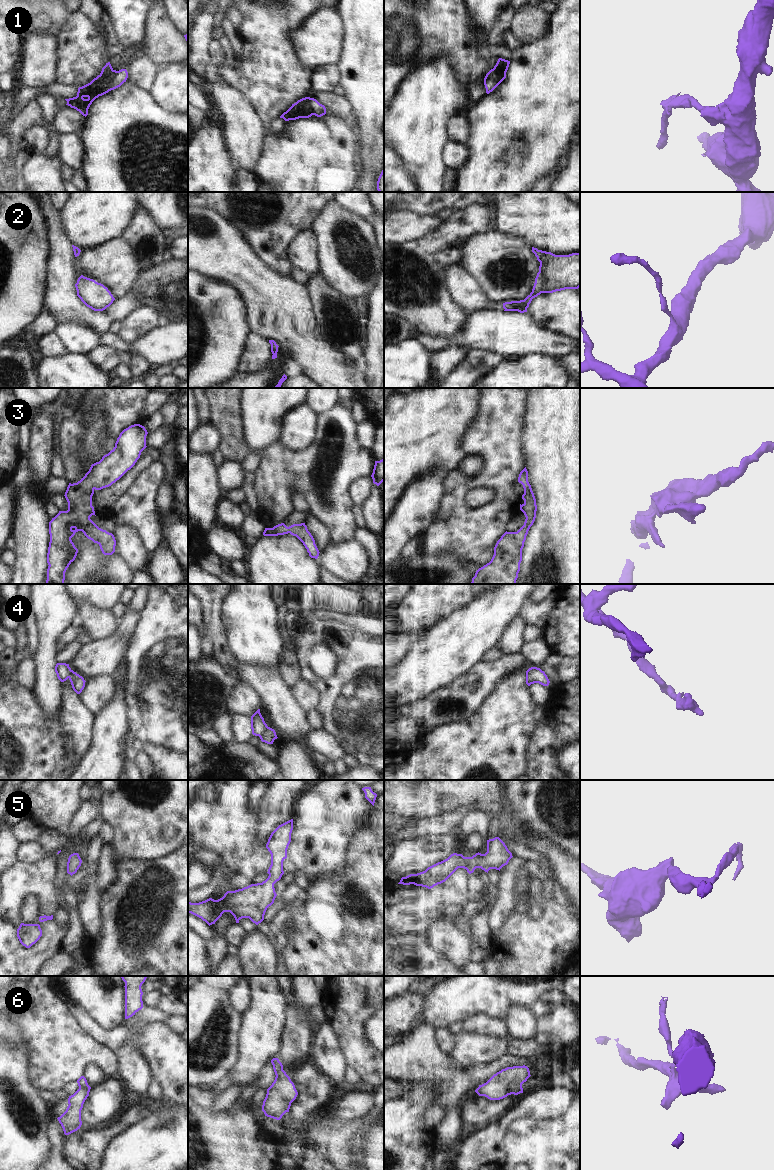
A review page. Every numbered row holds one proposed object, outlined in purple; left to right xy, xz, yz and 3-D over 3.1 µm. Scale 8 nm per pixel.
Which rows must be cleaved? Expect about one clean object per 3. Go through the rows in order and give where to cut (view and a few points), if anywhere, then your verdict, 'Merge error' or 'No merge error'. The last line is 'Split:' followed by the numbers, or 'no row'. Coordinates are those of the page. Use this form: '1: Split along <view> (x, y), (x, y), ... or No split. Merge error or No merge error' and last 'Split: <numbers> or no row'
1: Split along xy (117, 71), (109, 83), (109, 90). Merge error
2: No split. No merge error
3: No split. No merge error
4: Split along xz (267, 726), (260, 737). Merge error
5: No split. No merge error
6: Split along xy (87, 1084), (79, 1088). Merge error
Split: 1, 4, 6

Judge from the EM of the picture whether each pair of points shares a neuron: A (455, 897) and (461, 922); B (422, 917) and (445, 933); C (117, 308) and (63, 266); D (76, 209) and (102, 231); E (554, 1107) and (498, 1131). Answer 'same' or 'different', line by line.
A: different
B: different
C: same
D: same
E: same

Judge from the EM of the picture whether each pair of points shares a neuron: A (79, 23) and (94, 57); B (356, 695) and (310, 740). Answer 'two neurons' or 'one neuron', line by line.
A: one neuron
B: two neurons

